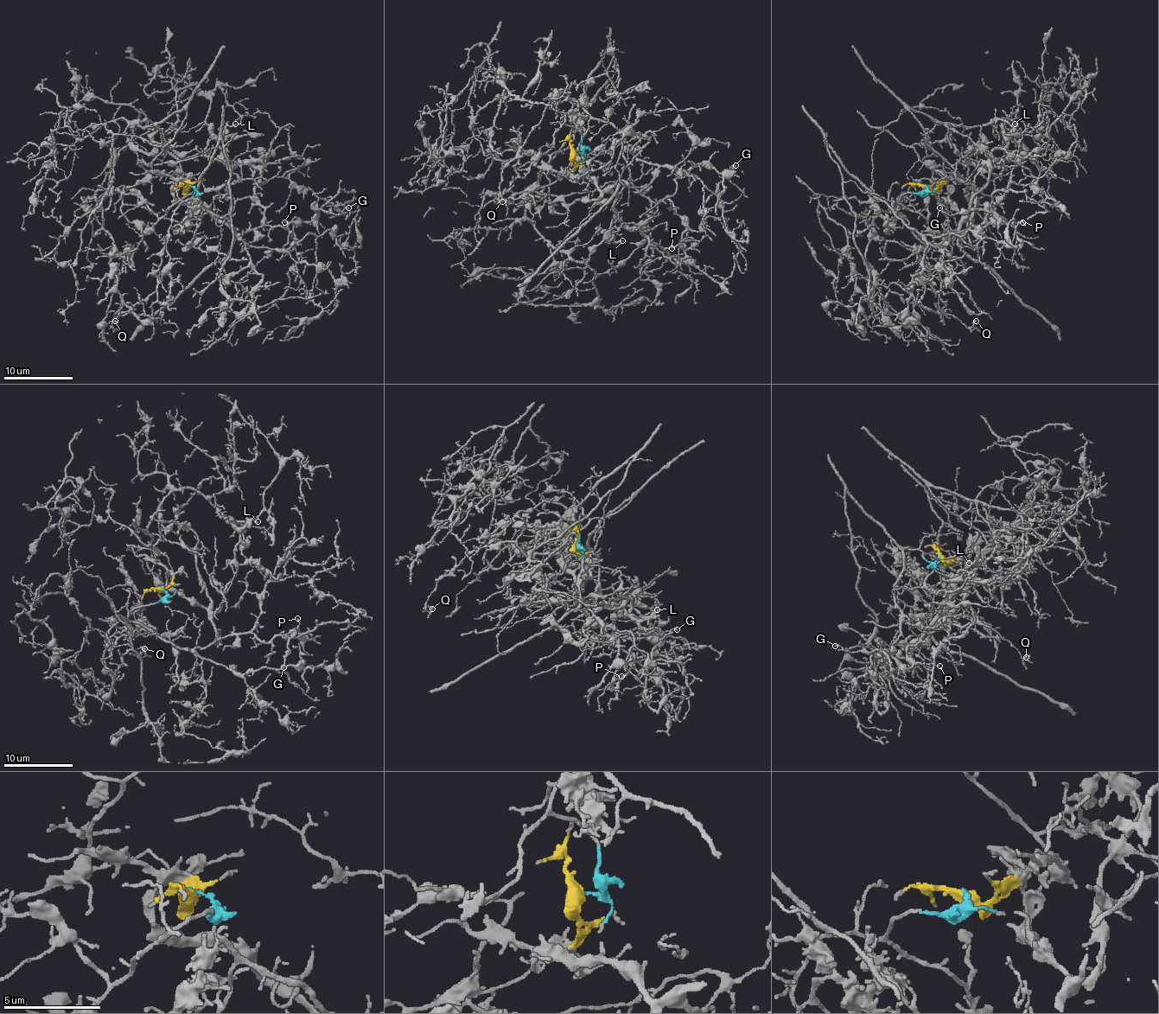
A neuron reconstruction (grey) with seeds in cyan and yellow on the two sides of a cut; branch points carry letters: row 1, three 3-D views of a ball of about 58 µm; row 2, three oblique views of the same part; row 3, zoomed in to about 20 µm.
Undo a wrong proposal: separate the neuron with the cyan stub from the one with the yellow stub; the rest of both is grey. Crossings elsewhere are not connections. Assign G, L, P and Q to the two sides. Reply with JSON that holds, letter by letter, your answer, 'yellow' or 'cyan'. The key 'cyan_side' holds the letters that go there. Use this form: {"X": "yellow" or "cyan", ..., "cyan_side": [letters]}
{"G": "cyan", "L": "yellow", "P": "cyan", "Q": "cyan", "cyan_side": ["G", "P", "Q"]}

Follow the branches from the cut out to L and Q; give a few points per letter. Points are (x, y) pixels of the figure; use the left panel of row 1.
L: (187, 186), (174, 188), (174, 196), (223, 217), (230, 200), (230, 159), (219, 140), (235, 124)
Q: (187, 186), (170, 265), (115, 320)

